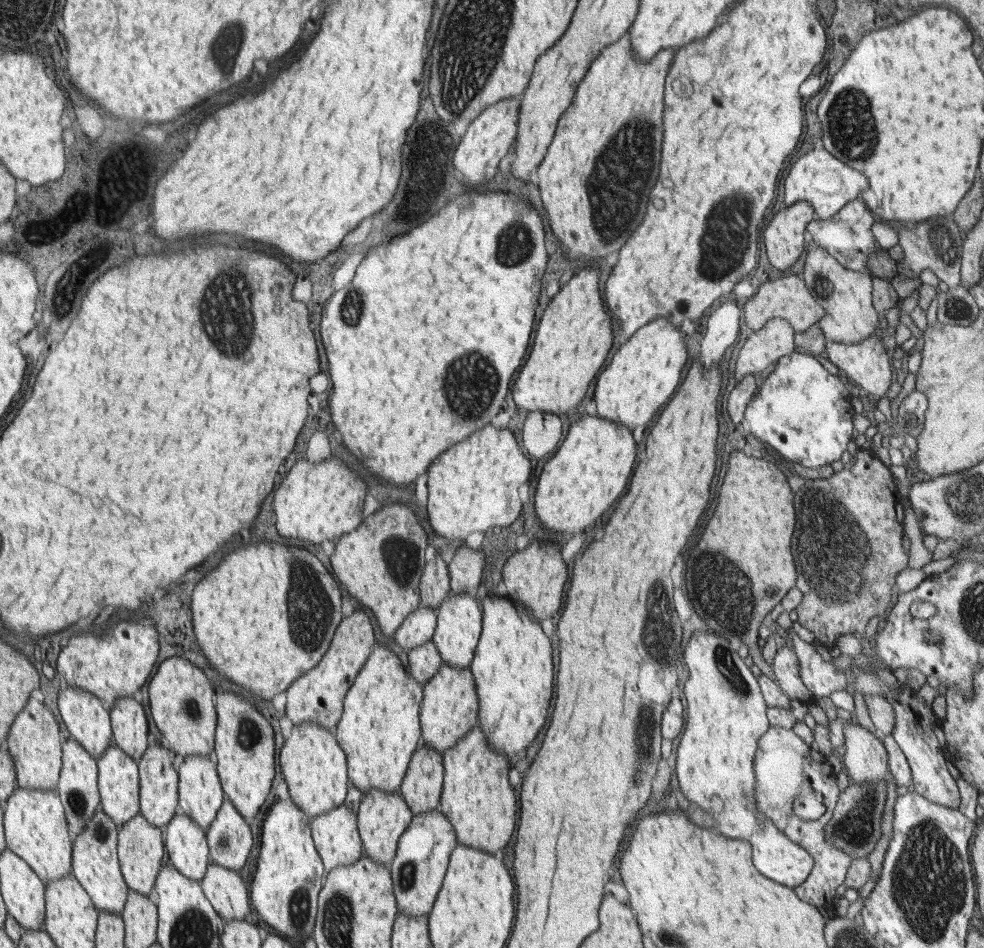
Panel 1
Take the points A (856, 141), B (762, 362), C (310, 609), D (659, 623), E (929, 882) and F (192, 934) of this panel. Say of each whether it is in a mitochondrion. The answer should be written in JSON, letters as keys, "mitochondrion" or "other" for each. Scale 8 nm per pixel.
{"A":"mitochondrion","B":"other","C":"mitochondrion","D":"mitochondrion","E":"mitochondrion","F":"mitochondrion"}

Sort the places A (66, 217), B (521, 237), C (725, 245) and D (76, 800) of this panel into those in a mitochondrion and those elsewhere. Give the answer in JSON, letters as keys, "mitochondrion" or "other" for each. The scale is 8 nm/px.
{"A":"other","B":"mitochondrion","C":"mitochondrion","D":"mitochondrion"}

